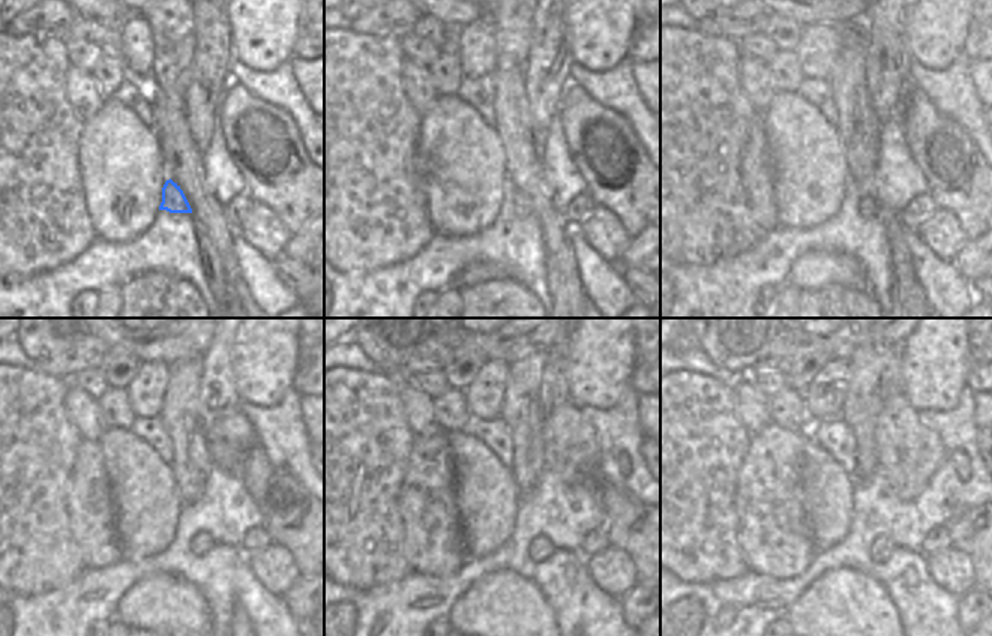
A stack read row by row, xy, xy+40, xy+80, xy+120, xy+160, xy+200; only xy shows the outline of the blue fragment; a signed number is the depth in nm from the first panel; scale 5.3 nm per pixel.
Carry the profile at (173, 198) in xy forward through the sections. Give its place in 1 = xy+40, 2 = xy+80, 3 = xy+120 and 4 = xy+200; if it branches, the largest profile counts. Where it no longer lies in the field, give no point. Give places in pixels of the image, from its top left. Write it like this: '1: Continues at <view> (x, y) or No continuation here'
1: Continues at xy+40 (523, 204)
2: Continues at xy+80 (866, 206)
3: Continues at xy+120 (201, 543)
4: Continues at xy+200 (881, 548)

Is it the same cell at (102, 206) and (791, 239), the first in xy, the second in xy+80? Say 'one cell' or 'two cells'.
two cells

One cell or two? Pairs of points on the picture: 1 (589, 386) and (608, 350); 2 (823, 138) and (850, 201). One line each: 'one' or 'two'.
1: one
2: two

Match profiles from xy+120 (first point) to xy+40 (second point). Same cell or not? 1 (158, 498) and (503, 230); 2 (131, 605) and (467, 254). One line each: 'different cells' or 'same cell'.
1: different cells
2: different cells

